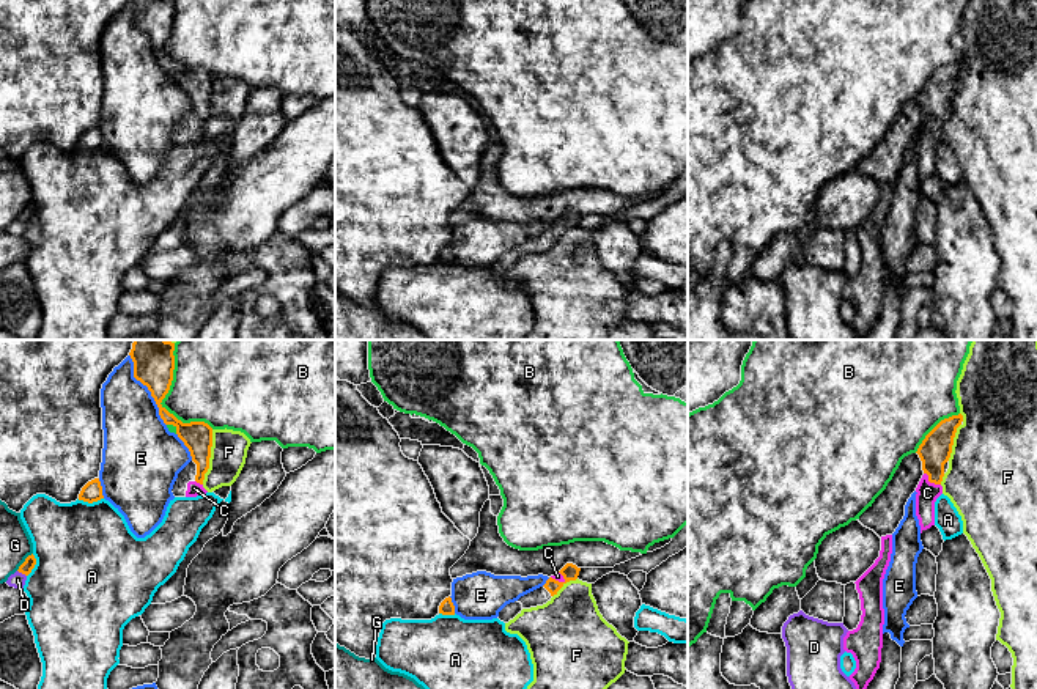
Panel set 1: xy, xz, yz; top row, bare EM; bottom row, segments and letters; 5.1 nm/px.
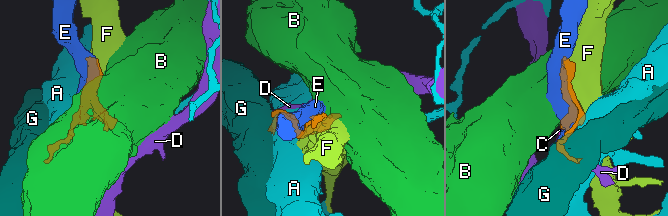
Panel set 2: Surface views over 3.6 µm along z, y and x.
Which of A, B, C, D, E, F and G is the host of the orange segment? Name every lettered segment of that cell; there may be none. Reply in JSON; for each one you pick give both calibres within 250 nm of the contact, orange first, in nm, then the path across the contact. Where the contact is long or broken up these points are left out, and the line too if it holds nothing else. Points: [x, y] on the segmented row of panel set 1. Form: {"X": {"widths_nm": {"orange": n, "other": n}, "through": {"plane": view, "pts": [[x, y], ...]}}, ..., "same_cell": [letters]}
{"C": {"widths_nm": {"orange": 160, "other": 110}, "through": {"plane": "yz", "pts": [[935, 450], [930, 482], [927, 493]]}}, "same_cell": ["C"]}

